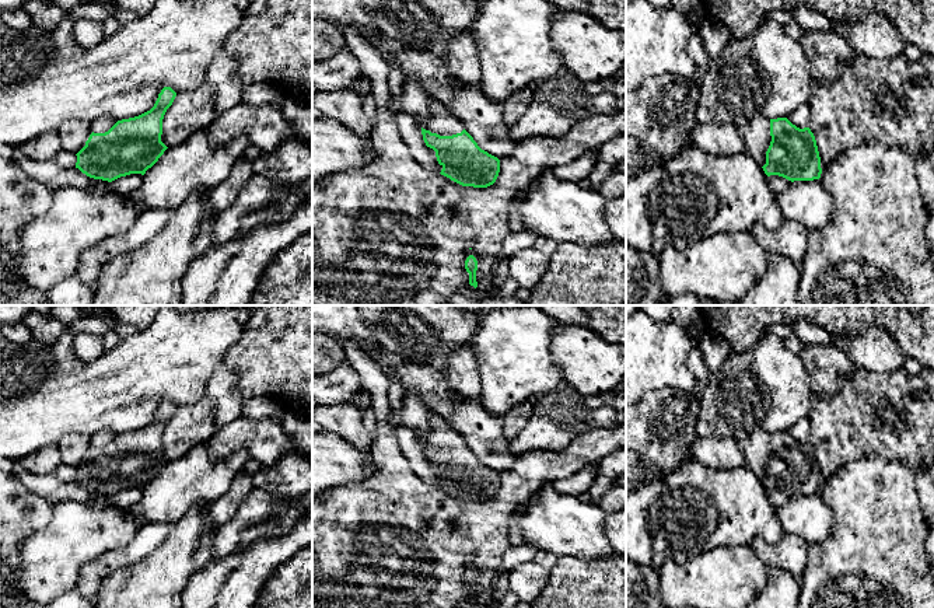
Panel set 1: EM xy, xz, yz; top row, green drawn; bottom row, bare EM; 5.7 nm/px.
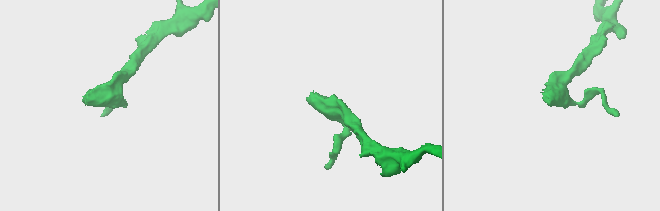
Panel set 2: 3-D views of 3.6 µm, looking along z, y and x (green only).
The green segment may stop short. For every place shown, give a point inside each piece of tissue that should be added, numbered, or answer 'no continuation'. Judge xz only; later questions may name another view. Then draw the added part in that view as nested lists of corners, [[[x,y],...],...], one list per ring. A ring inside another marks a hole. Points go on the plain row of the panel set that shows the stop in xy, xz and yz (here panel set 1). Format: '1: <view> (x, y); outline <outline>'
1: xz (441, 434); outline [[[434,413],[428,419],[430,433],[421,440],[431,447],[440,450],[452,450],[463,444],[462,436],[459,436],[441,416]]]

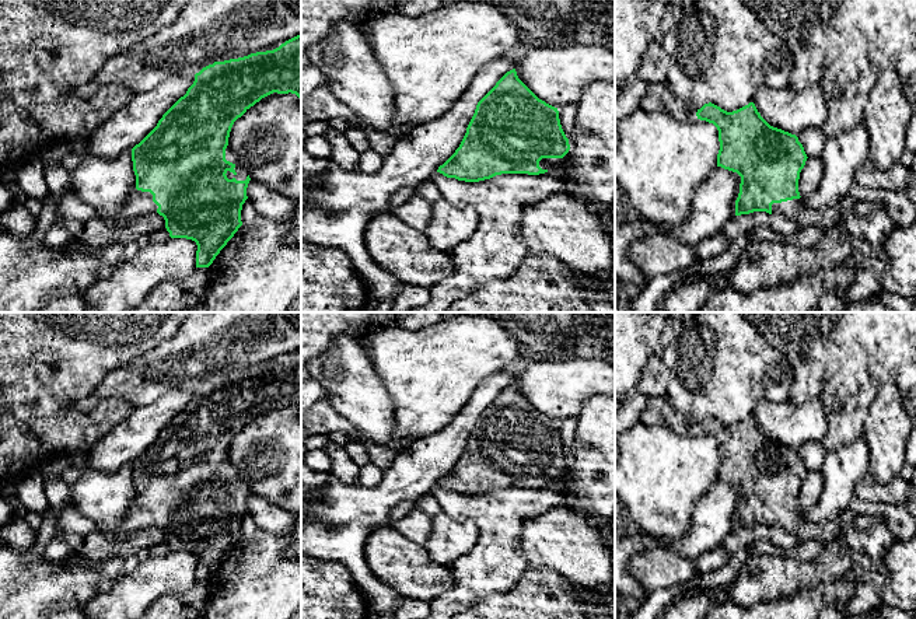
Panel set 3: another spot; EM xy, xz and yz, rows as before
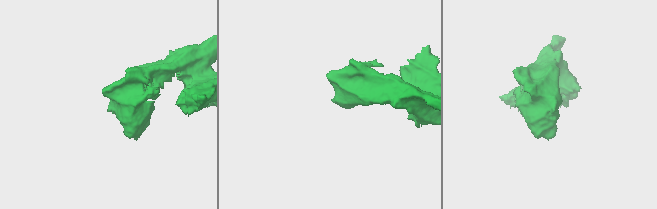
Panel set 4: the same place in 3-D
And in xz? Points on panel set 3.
1: xz (548, 478); outline [[[542,472],[539,475],[539,480],[542,483],[552,483],[553,480],[559,479],[562,476],[562,472]]]

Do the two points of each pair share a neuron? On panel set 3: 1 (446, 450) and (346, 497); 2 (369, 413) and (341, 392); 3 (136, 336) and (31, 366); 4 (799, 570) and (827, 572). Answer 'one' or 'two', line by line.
1: one
2: one
3: one
4: one

